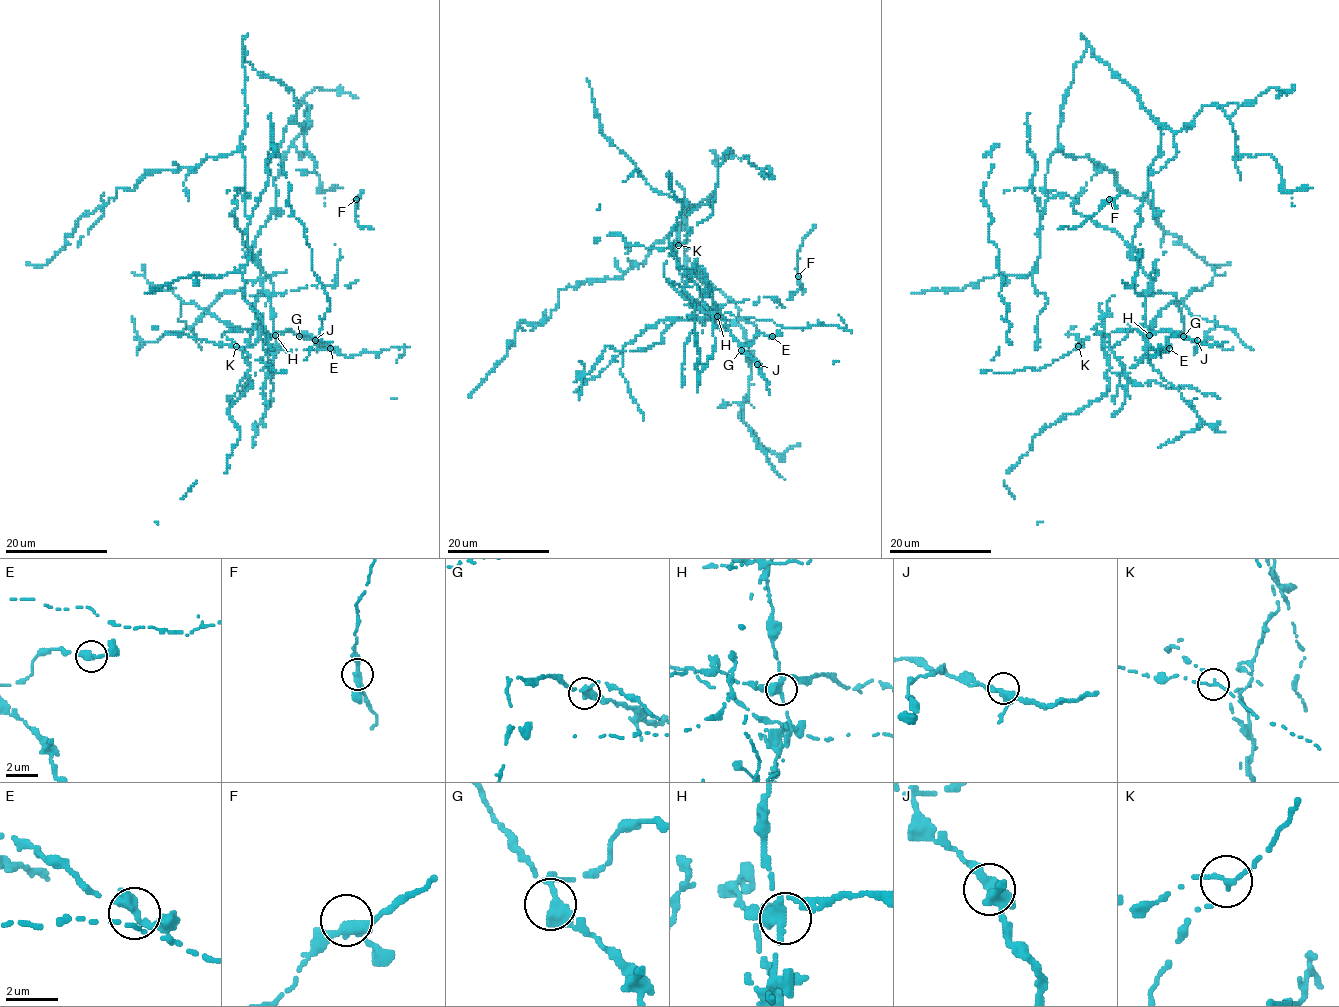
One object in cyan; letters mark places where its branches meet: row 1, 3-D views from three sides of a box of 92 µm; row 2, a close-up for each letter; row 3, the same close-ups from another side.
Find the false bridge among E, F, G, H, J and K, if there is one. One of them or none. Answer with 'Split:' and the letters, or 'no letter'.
Split: H

